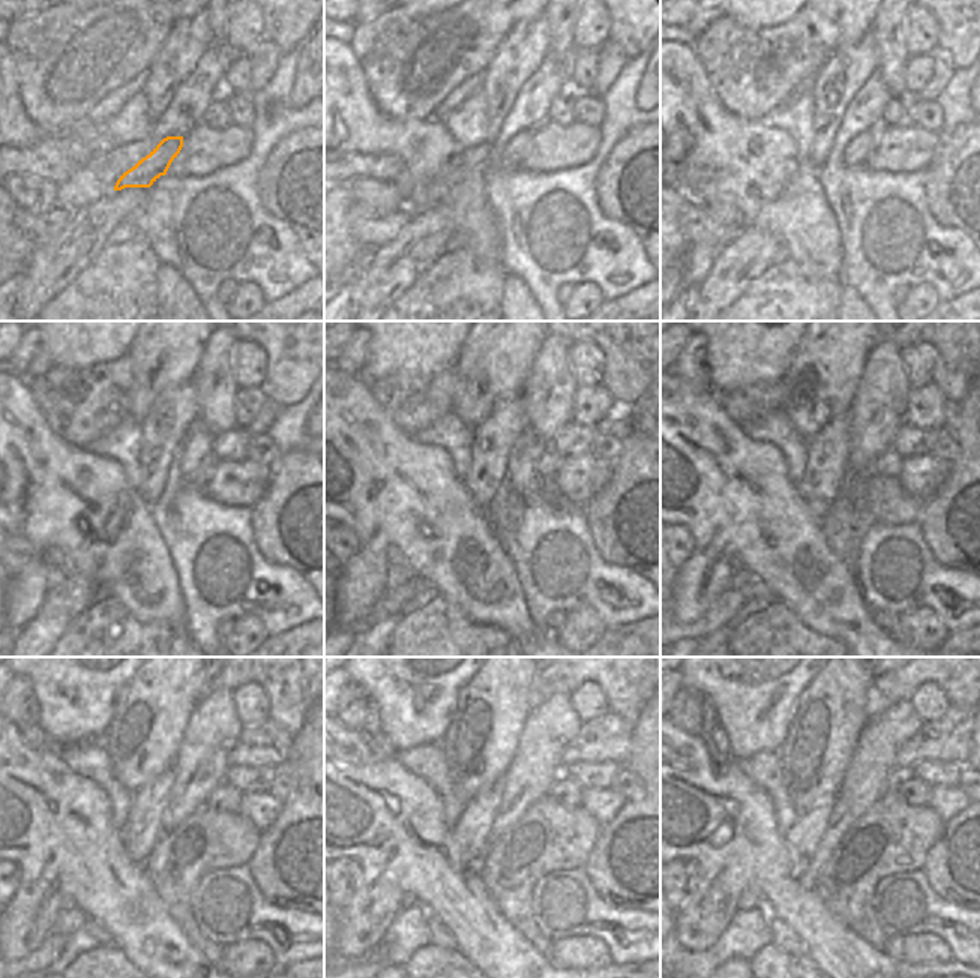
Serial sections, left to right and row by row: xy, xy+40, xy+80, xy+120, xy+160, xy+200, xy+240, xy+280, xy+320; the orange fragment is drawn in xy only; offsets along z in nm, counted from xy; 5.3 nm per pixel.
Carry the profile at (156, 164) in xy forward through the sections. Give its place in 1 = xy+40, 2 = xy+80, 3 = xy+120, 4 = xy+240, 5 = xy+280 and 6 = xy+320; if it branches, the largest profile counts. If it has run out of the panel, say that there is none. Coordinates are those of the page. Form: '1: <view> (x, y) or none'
1: xy+40 (512, 156)
2: xy+80 (857, 150)
3: xy+120 (209, 464)
4: xy+240 (225, 798)
5: xy+280 (565, 792)
6: xy+320 (913, 791)

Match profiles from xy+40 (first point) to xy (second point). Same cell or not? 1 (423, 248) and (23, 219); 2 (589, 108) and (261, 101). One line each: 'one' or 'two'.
1: two
2: two

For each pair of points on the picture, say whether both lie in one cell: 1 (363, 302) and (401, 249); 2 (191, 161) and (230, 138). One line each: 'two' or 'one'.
1: one
2: one

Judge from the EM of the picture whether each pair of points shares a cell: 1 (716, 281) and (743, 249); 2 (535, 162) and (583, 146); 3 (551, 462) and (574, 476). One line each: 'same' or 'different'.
1: same
2: same
3: different

